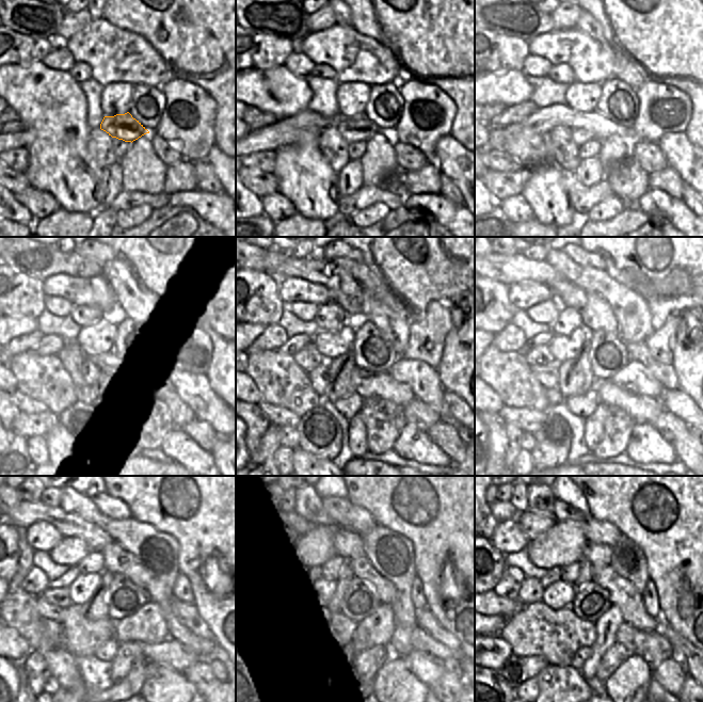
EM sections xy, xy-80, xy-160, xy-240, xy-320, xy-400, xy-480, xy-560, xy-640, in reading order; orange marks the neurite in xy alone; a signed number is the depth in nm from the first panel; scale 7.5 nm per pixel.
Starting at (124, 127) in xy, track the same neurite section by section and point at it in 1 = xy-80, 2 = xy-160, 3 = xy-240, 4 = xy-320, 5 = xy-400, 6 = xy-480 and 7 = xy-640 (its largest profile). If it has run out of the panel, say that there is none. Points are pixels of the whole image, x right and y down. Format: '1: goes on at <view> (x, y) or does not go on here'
1: goes on at xy-80 (357, 128)
2: goes on at xy-160 (580, 137)
3: goes on at xy-240 (94, 372)
4: goes on at xy-320 (319, 377)
5: goes on at xy-400 (548, 376)
6: goes on at xy-480 (47, 610)
7: goes on at xy-640 (496, 605)

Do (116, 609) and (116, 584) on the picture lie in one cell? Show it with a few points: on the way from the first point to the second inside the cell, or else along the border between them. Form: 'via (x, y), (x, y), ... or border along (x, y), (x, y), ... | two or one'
via (112, 603), (110, 596), (115, 590) | one

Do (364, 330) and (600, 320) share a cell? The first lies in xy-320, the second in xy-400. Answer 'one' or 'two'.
two

